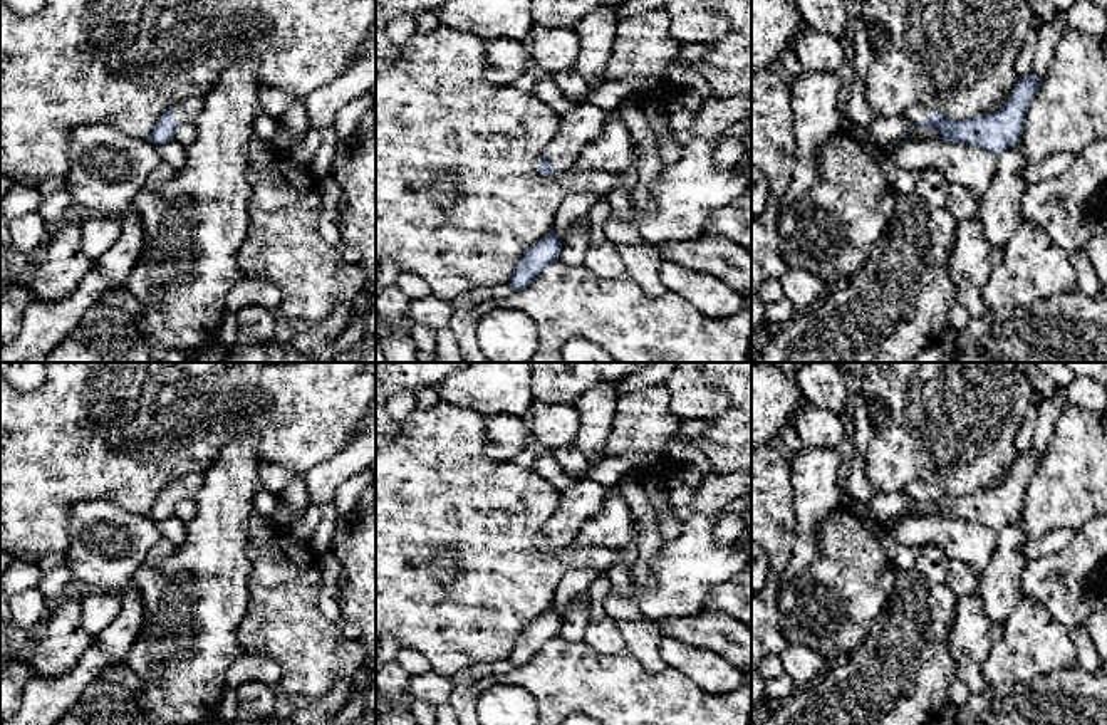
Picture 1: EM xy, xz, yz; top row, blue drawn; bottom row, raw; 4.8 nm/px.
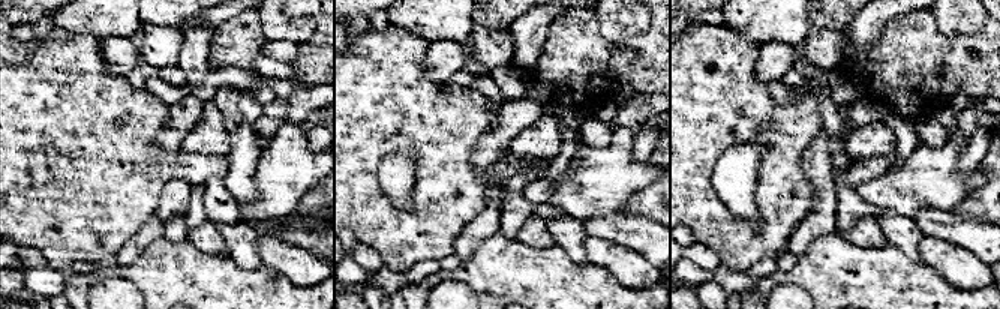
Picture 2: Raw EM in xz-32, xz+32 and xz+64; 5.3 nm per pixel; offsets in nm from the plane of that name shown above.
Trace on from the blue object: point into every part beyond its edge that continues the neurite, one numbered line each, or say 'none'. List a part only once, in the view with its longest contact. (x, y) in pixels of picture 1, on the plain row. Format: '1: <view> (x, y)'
1: yz (916, 489)

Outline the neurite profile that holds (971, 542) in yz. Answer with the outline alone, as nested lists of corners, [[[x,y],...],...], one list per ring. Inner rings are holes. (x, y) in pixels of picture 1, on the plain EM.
[[[901,517],[884,527],[904,545],[936,544],[951,561],[961,561],[980,577],[995,554],[995,530],[964,519]]]

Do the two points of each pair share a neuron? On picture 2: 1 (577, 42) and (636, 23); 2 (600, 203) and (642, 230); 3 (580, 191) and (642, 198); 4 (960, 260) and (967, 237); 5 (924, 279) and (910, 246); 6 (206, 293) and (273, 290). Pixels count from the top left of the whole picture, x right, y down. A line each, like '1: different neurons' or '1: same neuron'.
1: different neurons
2: different neurons
3: different neurons
4: different neurons
5: different neurons
6: same neuron

